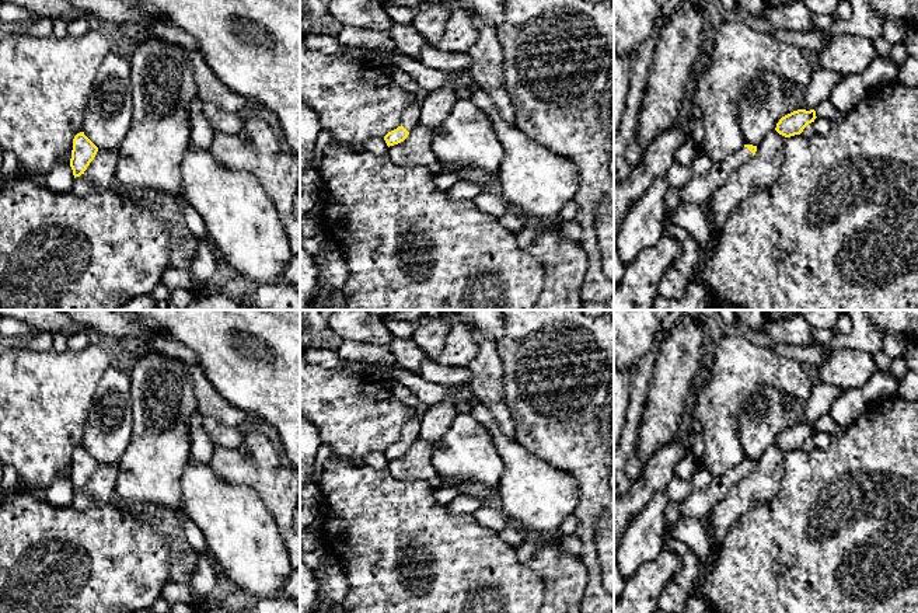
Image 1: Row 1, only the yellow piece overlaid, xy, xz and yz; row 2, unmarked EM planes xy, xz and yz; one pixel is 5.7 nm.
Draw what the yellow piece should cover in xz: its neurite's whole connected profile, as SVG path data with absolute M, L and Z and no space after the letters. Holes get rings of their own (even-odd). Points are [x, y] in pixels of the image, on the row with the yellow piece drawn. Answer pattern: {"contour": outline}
{"contour": "M416 102L413 105L411 105L404 114L402 114L402 123L388 132L385 136L384 136L384 140L387 143L387 146L394 146L394 144L398 144L401 142L404 142L409 132L416 126L419 125L419 114L420 114L420 102Z"}

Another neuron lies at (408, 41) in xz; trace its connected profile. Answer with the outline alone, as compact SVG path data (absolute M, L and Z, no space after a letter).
M394 22L390 34L398 50L413 59L419 58L422 48L426 45L425 38L408 24Z

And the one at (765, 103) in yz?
M774 70L760 72L747 94L737 101L737 116L746 144L758 146L779 119L803 108L806 88L796 86L788 95L786 80Z

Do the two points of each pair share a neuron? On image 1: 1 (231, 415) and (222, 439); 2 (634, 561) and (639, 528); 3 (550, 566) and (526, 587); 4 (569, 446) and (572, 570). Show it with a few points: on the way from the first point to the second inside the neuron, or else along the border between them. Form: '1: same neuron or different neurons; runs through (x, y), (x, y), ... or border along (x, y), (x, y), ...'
1: different neurons; border along (205, 417), (213, 417), (229, 425), (238, 427)
2: same neuron; runs through (634, 553), (639, 544), (639, 536)
3: different neurons; border along (516, 550), (516, 557), (540, 578), (544, 598)
4: different neurons; border along (579, 556), (586, 570), (586, 588)

